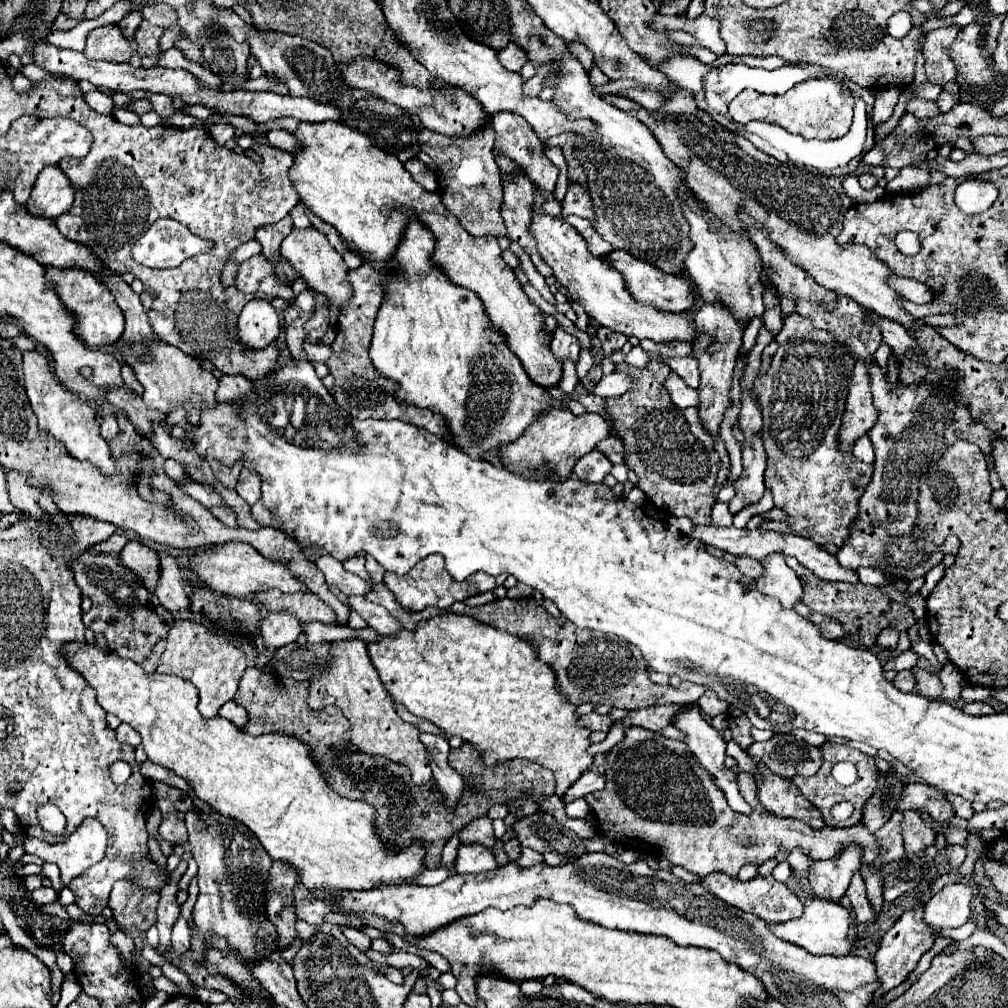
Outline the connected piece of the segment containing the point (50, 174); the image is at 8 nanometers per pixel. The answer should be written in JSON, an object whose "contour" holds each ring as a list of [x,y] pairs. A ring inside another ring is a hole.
{"contour":[[[46,166],[32,188],[30,204],[36,206],[36,216],[42,218],[58,218],[60,214],[68,212],[74,202],[74,190],[70,186],[70,180],[64,176],[64,172],[58,170],[58,166]]]}

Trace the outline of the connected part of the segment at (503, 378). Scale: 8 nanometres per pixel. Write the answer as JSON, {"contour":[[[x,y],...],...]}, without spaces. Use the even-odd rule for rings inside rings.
{"contour":[[[406,210],[406,214],[410,216],[410,222],[392,256],[392,266],[386,272],[386,298],[382,300],[374,324],[370,360],[382,376],[400,384],[396,398],[442,415],[454,434],[452,444],[472,458],[482,458],[484,452],[514,442],[536,416],[550,406],[550,396],[546,394],[546,388],[530,382],[516,354],[506,346],[502,332],[494,326],[490,328],[482,300],[468,288],[452,284],[442,268],[432,262],[436,246],[434,234],[420,224],[414,210]]]}

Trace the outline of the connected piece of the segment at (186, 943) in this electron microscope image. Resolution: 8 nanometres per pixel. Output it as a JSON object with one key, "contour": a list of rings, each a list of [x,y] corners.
{"contour":[[[180,916],[178,922],[176,922],[174,928],[172,928],[172,950],[174,950],[178,956],[182,956],[184,952],[188,952],[188,948],[190,948],[190,938],[192,938],[192,934],[190,934],[188,920],[186,920],[184,916]]]}

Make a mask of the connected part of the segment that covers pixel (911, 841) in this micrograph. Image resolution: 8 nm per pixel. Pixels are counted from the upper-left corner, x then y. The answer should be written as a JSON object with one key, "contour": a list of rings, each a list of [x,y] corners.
{"contour":[[[914,810],[902,812],[902,838],[904,838],[904,850],[906,852],[924,852],[928,846],[934,844],[936,832],[930,824],[926,824]]]}

